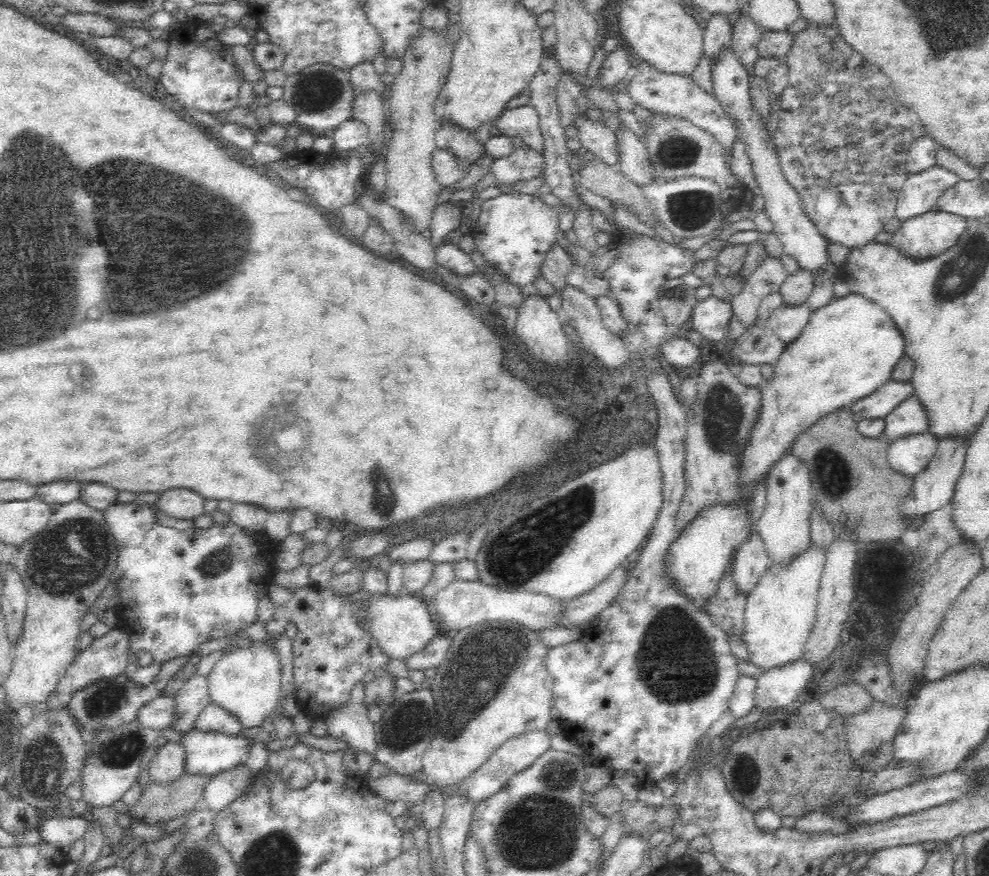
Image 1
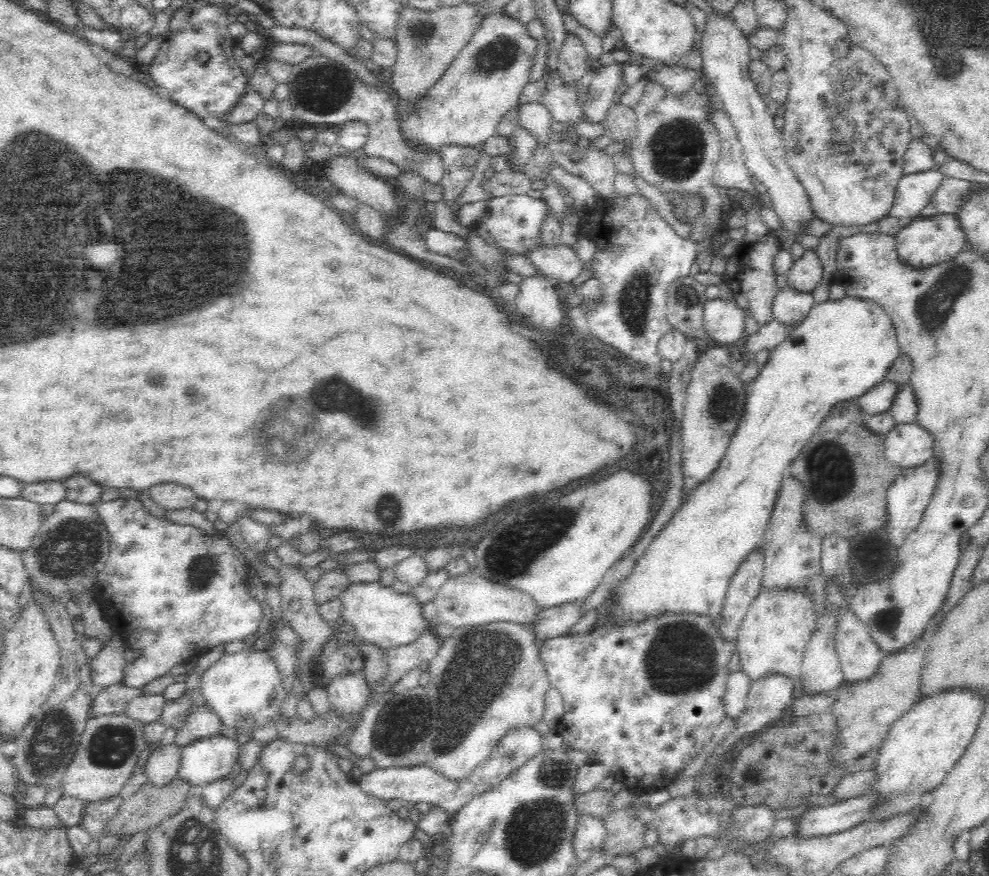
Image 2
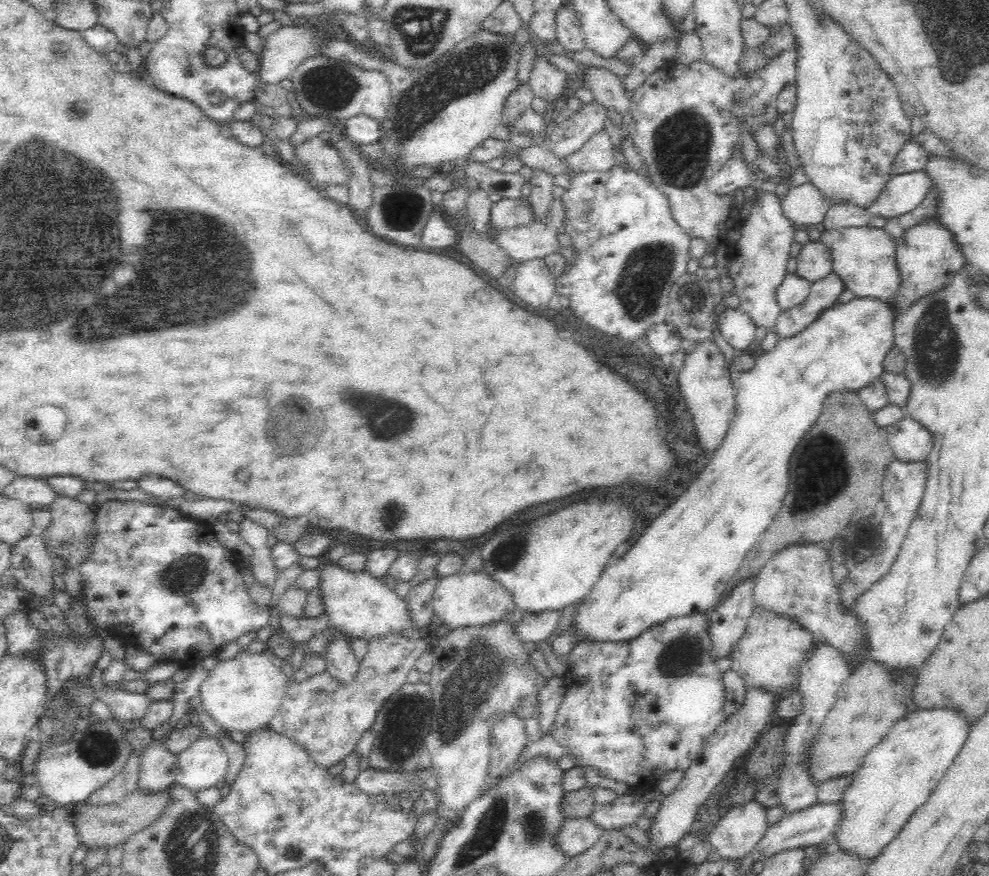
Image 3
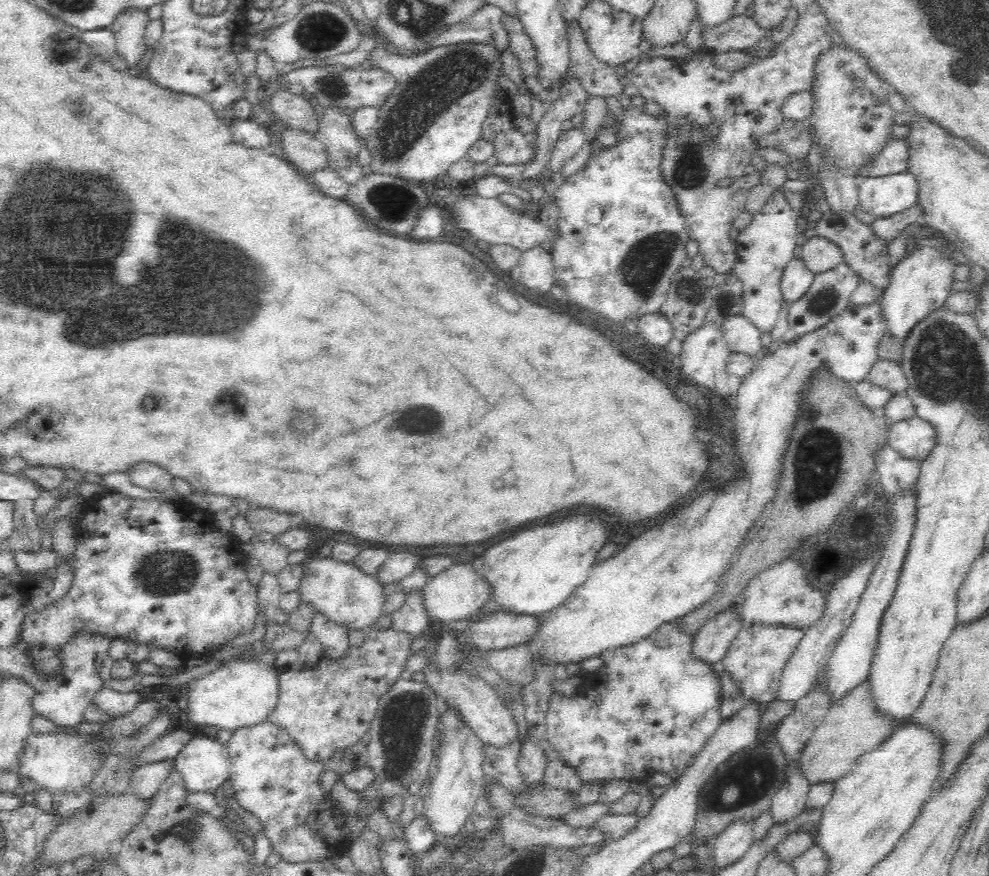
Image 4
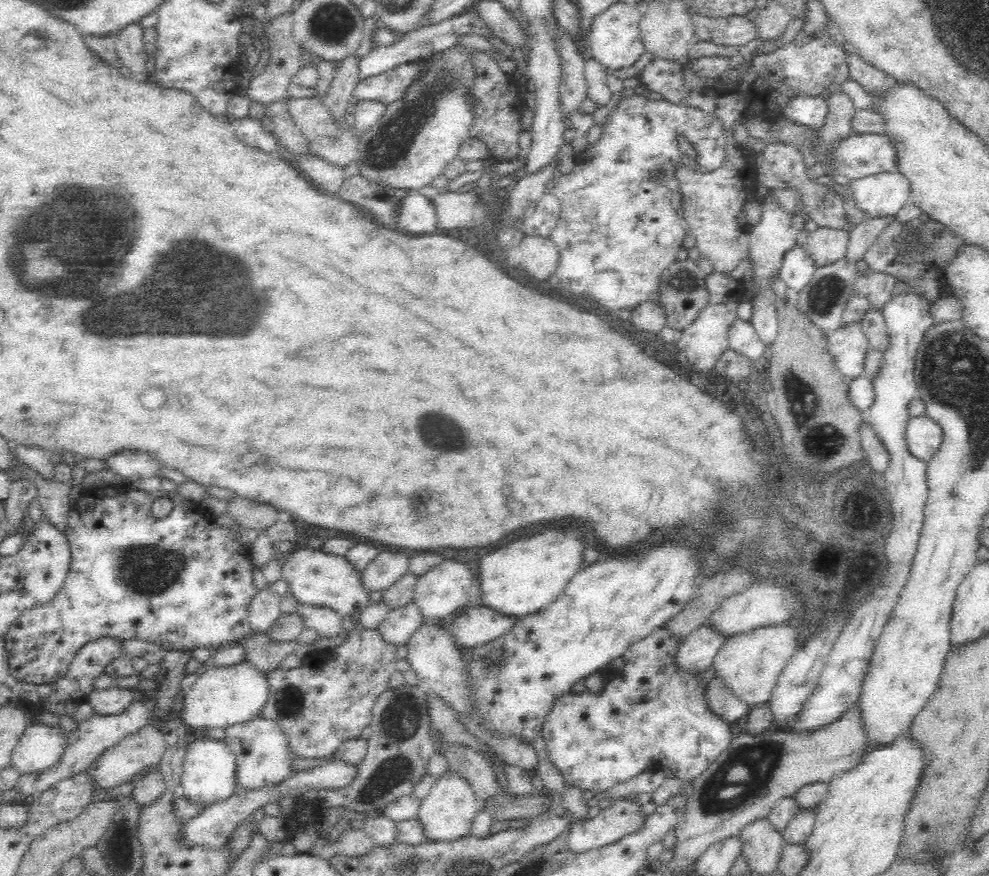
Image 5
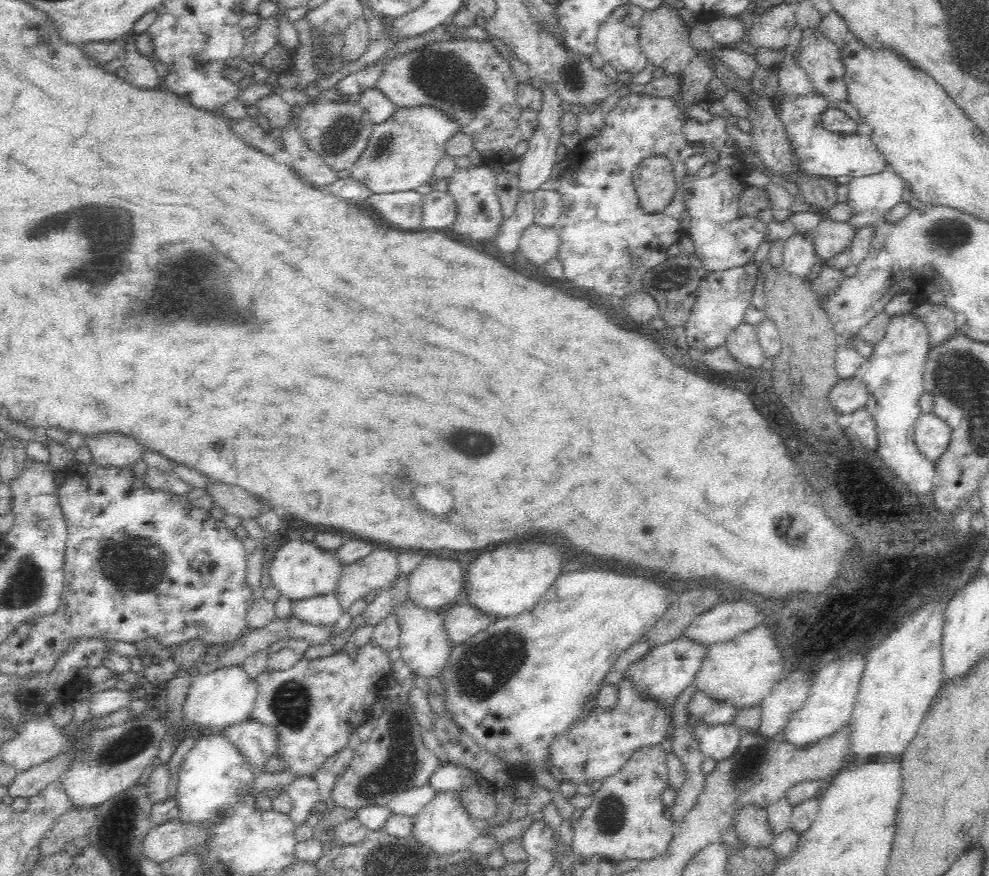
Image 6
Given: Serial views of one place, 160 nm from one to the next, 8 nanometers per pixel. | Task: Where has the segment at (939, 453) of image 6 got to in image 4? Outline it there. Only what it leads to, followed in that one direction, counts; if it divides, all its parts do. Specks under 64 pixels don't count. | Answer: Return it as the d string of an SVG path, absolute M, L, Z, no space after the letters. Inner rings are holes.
M918 415L893 422L887 434L887 446L896 449L904 458L922 462L936 446L934 425Z

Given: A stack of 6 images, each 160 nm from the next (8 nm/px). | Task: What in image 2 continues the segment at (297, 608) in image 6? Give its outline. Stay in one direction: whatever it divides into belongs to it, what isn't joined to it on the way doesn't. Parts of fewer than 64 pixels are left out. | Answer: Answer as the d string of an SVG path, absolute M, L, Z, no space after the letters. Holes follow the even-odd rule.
M363 667L354 670L354 672L348 672L348 674L332 676L324 687L327 689L331 704L337 710L352 712L352 710L356 710L358 706L364 704L368 684Z

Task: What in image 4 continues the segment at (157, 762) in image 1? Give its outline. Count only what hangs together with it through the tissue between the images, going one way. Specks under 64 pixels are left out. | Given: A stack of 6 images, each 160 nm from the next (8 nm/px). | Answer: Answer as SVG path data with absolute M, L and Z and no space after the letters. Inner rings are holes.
M168 761L144 765L130 774L128 790L140 800L149 801L160 791L162 781L168 776Z

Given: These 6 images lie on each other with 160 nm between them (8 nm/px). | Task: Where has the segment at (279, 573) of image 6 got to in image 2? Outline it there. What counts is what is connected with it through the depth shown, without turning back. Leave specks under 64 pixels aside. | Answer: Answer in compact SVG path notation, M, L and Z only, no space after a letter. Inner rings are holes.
M379 581L348 582L337 591L337 597L340 600L339 621L350 624L356 637L381 650L416 641L429 629L428 622L422 617L422 607L410 592L394 591L392 587L382 586Z

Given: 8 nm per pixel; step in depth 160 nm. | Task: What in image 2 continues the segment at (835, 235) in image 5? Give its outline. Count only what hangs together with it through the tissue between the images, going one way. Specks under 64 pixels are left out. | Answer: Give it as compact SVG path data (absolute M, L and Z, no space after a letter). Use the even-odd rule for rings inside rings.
M806 249L802 256L793 262L787 275L787 284L796 290L813 291L823 279L824 265L817 249Z

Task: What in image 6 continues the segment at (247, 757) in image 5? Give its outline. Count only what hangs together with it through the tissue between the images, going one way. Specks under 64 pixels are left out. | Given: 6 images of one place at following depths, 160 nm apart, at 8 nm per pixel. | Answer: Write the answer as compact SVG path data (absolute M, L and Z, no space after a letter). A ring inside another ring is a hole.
M252 718L229 726L224 733L254 763L258 772L262 772L267 756L276 753L276 733Z

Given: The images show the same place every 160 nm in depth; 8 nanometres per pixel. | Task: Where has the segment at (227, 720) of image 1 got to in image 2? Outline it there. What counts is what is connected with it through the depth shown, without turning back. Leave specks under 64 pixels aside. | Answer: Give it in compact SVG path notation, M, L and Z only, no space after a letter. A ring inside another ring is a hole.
M207 705L195 706L190 712L182 726L176 729L174 745L182 748L219 733L221 729L220 719L208 709Z

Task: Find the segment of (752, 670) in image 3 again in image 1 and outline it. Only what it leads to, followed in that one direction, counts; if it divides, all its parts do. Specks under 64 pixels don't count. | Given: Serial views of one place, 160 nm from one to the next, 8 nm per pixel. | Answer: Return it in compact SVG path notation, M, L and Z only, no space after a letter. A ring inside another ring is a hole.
M812 545L788 568L770 568L747 596L739 638L746 646L747 662L762 672L790 666L803 657L814 622L817 590L825 566L824 553Z

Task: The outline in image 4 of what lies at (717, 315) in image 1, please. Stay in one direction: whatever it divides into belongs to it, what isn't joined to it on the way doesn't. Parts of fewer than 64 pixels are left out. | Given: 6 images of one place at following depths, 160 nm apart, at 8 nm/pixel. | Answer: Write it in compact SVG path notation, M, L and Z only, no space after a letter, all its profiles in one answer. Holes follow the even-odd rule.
M743 314L728 315L723 322L722 332L731 352L750 356L761 356L765 350L762 346L763 334Z

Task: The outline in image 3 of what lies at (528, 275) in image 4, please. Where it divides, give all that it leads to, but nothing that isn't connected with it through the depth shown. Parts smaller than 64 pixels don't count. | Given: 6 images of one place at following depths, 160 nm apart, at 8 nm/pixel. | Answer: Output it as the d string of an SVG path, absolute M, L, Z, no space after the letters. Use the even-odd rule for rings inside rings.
M543 258L519 262L511 290L528 308L538 310L546 309L557 298L554 277Z

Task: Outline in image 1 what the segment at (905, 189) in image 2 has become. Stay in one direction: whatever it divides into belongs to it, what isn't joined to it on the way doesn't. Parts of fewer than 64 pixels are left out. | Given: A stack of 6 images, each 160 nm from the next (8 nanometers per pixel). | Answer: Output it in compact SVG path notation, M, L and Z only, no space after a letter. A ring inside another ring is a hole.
M938 165L924 172L909 174L896 194L895 219L903 222L932 210L938 196L958 179L954 172Z

